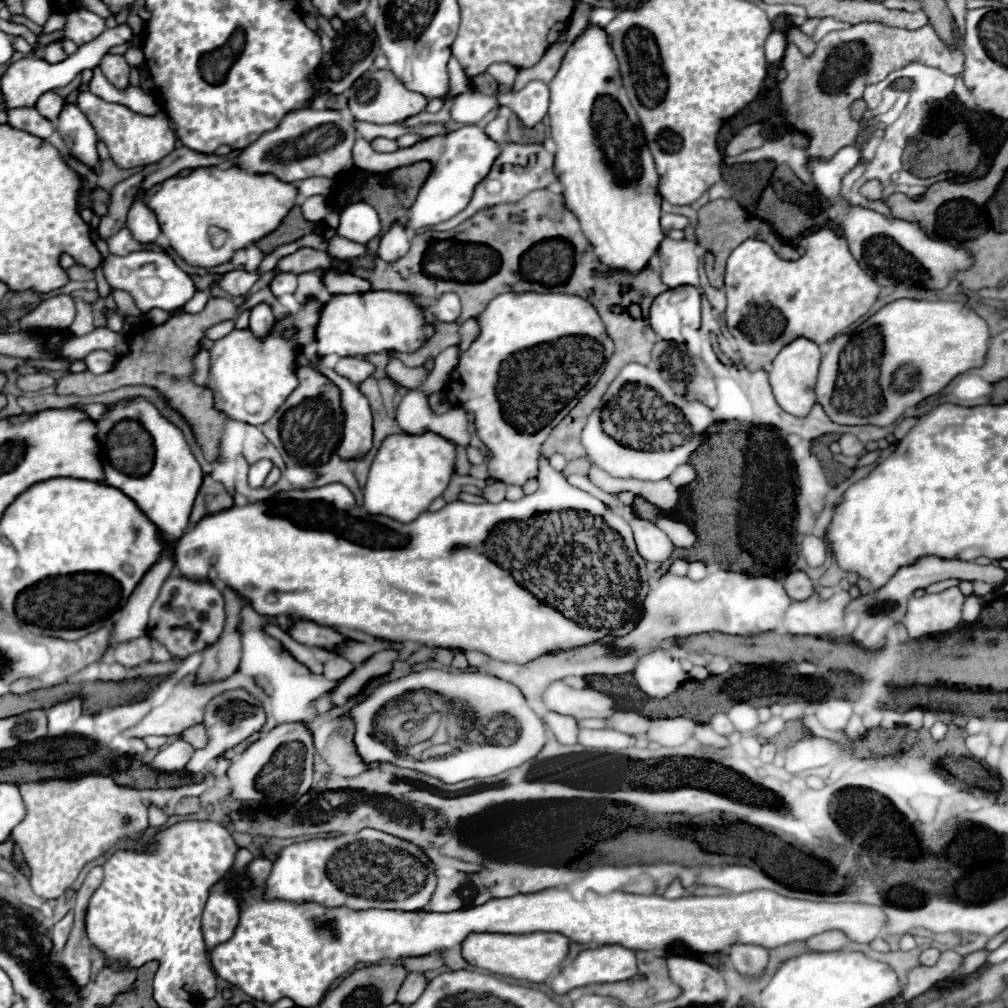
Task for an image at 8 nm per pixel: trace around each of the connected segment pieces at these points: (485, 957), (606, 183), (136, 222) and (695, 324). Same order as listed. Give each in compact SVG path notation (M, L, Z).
M534 932L534 934L472 934L462 944L462 956L476 968L488 970L492 974L510 976L516 980L528 980L542 984L548 976L558 970L570 950L570 940L564 934L548 934L548 932Z
M588 28L572 42L558 74L548 86L550 132L556 144L554 174L564 188L564 206L578 218L584 236L590 240L602 264L614 270L640 274L648 266L650 258L658 254L660 242L666 236L660 226L662 196L658 192L658 172L654 158L646 148L640 120L624 92L616 56L612 48L608 48L608 38L604 36L602 28Z
M140 192L140 196L136 198L136 204L132 204L126 226L132 232L136 242L152 244L160 236L160 226L156 222L156 216L152 214L152 210L144 204L144 194L146 192Z
M678 286L662 292L650 310L652 330L674 342L684 342L684 328L700 328L700 292L694 286Z

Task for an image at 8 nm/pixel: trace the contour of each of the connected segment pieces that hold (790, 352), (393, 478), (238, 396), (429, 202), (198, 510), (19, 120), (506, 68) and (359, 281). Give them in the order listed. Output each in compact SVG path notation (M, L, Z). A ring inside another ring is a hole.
M798 338L794 342L790 342L788 346L784 346L780 350L780 354L774 358L772 362L772 370L770 370L770 386L774 392L776 402L782 406L782 410L786 410L788 414L794 416L806 416L812 406L816 404L816 394L814 394L814 386L816 386L816 376L818 376L818 366L820 366L820 348L818 344L814 344L808 338Z
M428 432L428 436L388 436L370 466L368 482L364 486L364 508L372 514L390 516L402 524L412 522L446 490L454 472L454 458L454 446L432 432Z
M310 300L304 310L276 322L274 330L264 340L256 340L256 336L252 336L248 330L232 330L228 336L216 340L210 350L210 372L206 380L206 388L210 388L214 394L214 408L228 420L238 420L252 426L270 420L298 384L294 374L296 348L314 340L320 308L322 304ZM284 328L298 328L298 334L294 338L284 338Z
M474 124L462 126L454 132L450 132L448 136L434 136L432 140L420 140L418 144L414 144L410 148L398 148L396 152L388 152L388 154L374 152L372 146L360 138L354 144L354 164L360 170L372 172L372 174L392 172L404 164L414 164L420 160L428 160L432 164L432 172L430 172L428 180L424 182L424 186L420 188L416 202L410 206L408 218L404 222L404 226L412 228L412 230L436 226L444 220L450 220L458 212L462 212L468 206L476 184L486 178L486 174L490 172L498 154L500 154L500 146L492 144L492 140L488 140L488 136L484 136L482 128L478 128Z
M204 476L200 496L196 498L196 504L190 516L190 524L196 524L196 520L202 520L204 516L208 516L208 512L220 512L232 506L234 506L234 498L228 494L224 484L214 480L212 476Z
M36 108L8 110L8 124L18 128L18 130L30 132L38 138L50 138L52 132L54 132L54 124L50 120L44 120L44 116L40 116L36 112Z
M496 62L486 72L492 74L498 84L512 84L514 78L516 78L516 74L518 74L518 70L512 64L506 64L506 62L502 62L502 64Z
M326 272L324 284L330 290L330 294L348 294L348 292L368 292L370 282L364 278L358 278L350 272L338 274L338 272Z

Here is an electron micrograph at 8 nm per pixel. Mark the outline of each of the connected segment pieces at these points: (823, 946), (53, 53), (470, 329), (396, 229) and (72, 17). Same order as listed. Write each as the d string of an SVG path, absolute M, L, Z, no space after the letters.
M824 932L820 936L814 936L806 942L806 946L814 952L832 952L832 950L842 950L846 948L848 938L842 932Z
M52 42L52 44L48 44L48 46L44 48L44 58L46 58L46 60L56 62L56 60L64 60L64 56L66 56L66 52L62 50L62 44L60 44L60 42Z
M474 318L462 322L462 324L460 324L460 330L458 330L458 334L460 334L458 350L460 350L460 352L466 352L468 346L472 344L472 340L478 336L478 332L480 332L480 328L478 328L478 324L476 324Z
M394 224L380 240L380 248L378 248L378 256L384 262L396 262L398 258L402 258L410 248L408 242L408 234L406 228L402 224Z
M72 10L66 16L66 26L64 26L64 34L68 40L72 40L74 44L86 44L94 38L98 38L104 32L106 24L104 18L90 12L90 10Z

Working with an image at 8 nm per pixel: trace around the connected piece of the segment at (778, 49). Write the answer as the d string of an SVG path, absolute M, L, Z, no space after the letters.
M774 30L766 40L766 60L768 60L768 64L780 62L784 57L787 45L785 32Z

